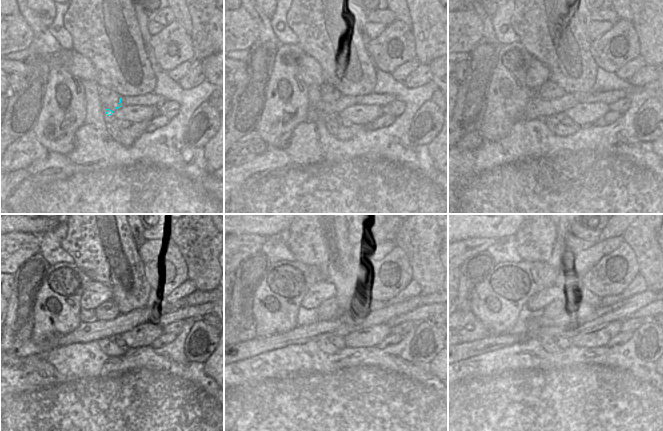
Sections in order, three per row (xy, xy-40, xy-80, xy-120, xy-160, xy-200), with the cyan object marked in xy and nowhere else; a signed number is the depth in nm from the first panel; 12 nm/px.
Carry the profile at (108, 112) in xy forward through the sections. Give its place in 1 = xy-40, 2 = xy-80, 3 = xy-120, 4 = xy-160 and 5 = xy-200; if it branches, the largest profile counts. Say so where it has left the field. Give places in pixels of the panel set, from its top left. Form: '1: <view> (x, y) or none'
1: xy-40 (328, 109)
2: xy-80 (538, 108)
3: xy-120 (85, 332)
4: xy-160 (356, 319)
5: xy-200 (619, 311)

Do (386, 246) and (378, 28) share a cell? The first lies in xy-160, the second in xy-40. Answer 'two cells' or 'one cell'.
one cell

